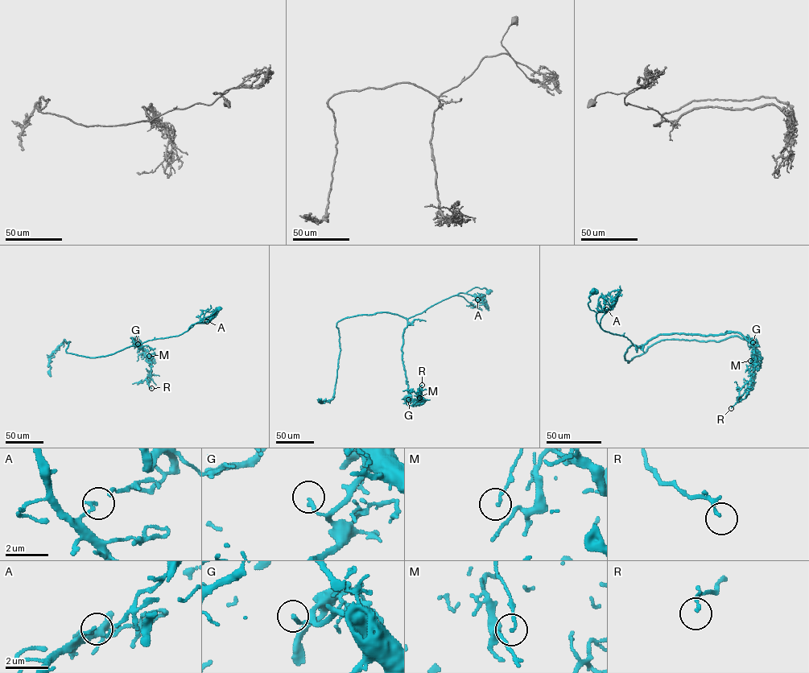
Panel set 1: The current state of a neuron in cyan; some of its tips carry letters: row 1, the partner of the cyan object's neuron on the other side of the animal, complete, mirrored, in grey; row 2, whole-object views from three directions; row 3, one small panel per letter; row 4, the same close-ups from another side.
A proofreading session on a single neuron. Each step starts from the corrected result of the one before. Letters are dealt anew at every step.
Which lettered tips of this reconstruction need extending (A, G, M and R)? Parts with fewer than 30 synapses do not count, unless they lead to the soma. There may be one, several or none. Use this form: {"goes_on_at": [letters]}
{"goes_on_at": []}

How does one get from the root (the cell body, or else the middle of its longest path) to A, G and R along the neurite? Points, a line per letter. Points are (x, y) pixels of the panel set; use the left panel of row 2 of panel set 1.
A: (218, 309), (196, 323), (207, 321)
G: (218, 309), (178, 336), (148, 340), (137, 346), (131, 337), (137, 336), (140, 341), (138, 344)
R: (218, 309), (178, 336), (137, 346), (131, 337), (137, 336), (150, 363), (150, 373), (145, 379), (151, 388)

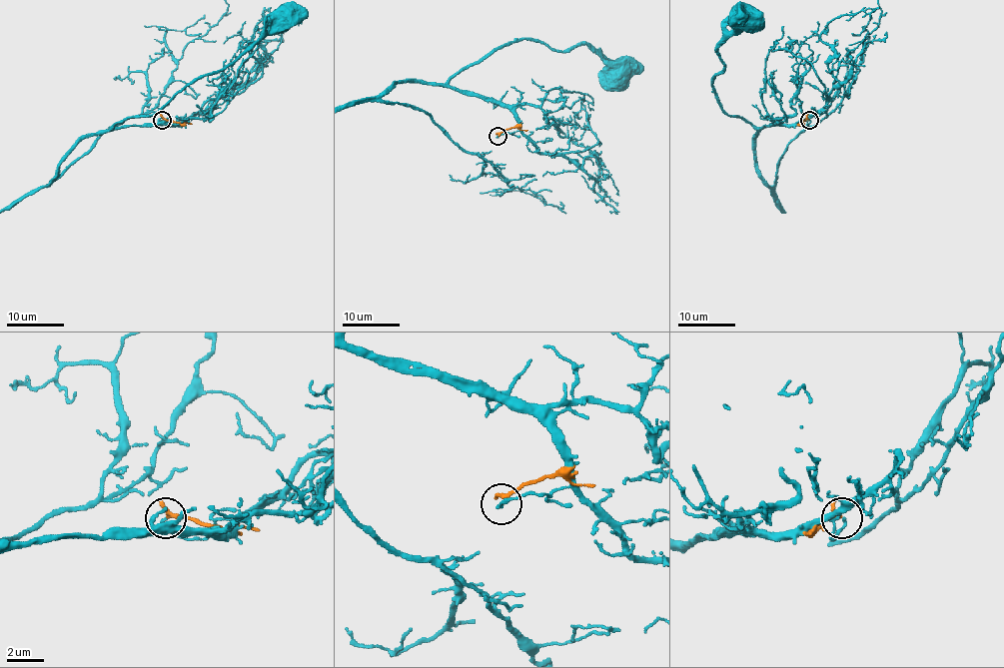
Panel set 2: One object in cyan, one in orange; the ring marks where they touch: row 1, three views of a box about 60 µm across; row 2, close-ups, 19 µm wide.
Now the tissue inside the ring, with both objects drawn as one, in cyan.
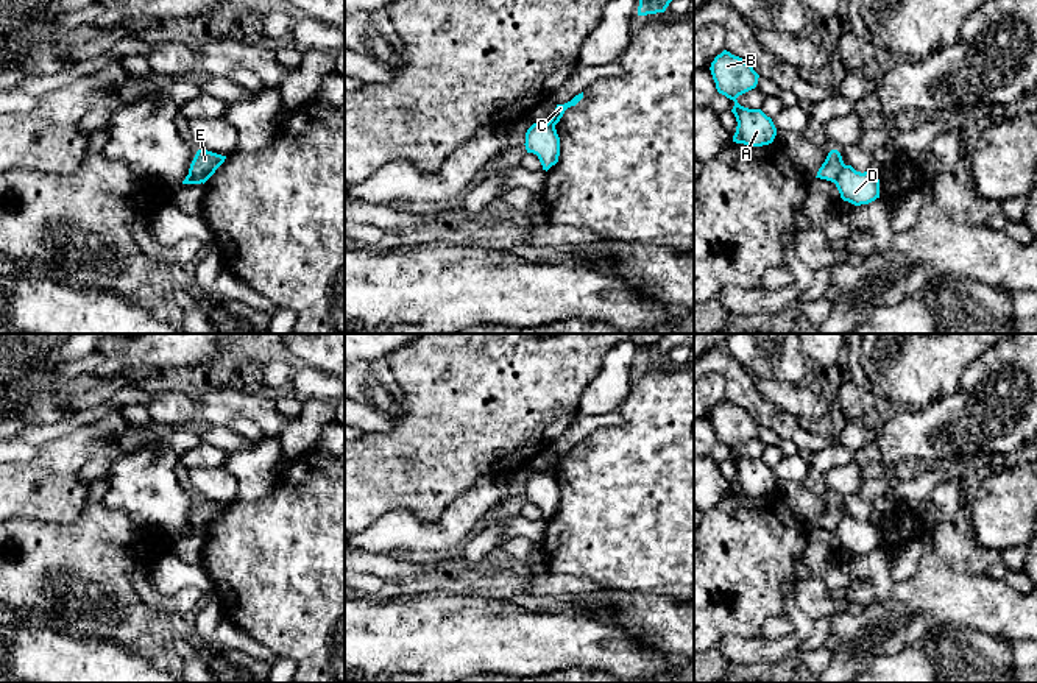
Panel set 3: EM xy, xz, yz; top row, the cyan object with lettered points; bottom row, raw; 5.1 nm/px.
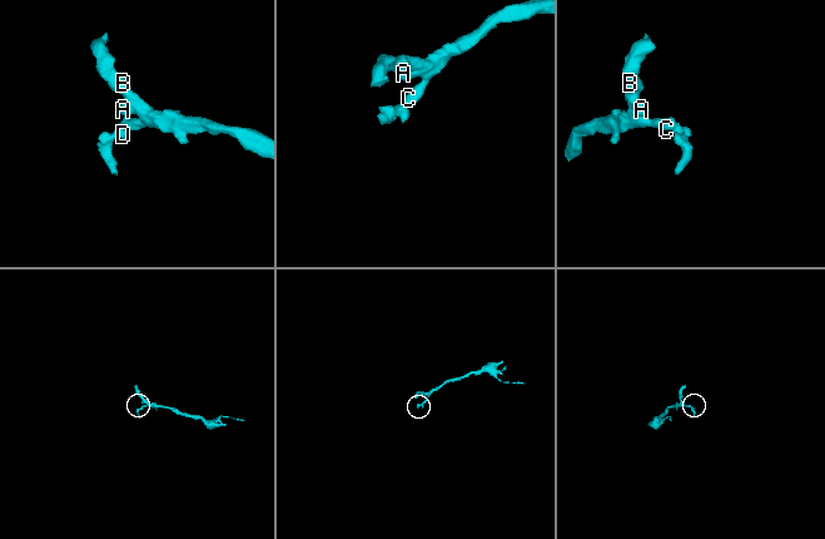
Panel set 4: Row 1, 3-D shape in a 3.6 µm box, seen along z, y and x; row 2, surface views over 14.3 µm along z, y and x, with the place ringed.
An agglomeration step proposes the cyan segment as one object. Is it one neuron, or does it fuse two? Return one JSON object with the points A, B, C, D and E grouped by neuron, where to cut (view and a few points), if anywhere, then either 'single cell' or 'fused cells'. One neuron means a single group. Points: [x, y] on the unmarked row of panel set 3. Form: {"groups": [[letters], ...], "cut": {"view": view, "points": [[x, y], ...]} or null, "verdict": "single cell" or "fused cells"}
{"groups": [["A", "B", "C", "E"], ["D"]], "cut": {"view": "yz", "points": [[844, 513], [833, 530]]}, "verdict": "fused cells"}

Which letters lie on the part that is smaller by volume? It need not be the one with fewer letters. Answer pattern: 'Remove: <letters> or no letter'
Remove: D

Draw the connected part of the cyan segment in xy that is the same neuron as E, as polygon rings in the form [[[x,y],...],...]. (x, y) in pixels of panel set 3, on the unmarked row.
[[[198,499],[190,513],[189,522],[204,533],[225,511],[225,508],[226,505],[207,499]]]

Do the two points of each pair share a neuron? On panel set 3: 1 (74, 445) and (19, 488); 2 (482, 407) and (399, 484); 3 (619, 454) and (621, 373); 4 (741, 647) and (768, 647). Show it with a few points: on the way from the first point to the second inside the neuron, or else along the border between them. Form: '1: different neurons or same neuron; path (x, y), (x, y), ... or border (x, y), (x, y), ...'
1: same neuron; path (60, 459), (33, 477)
2: same neuron; path (462, 424), (420, 465)
3: different neurons; border (635, 370), (630, 379), (630, 392), (616, 410)
4: same neuron; path (747, 647), (761, 647)

